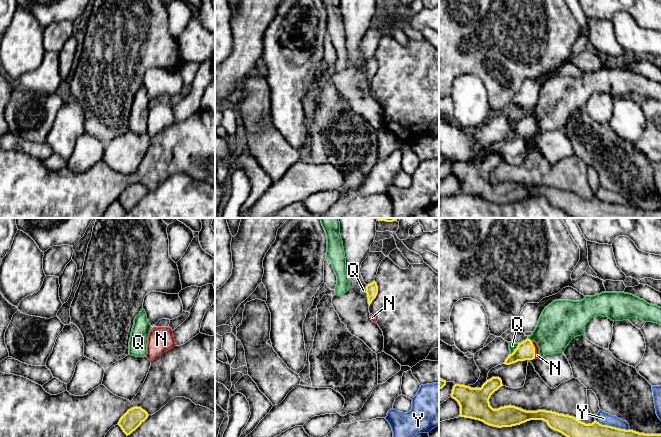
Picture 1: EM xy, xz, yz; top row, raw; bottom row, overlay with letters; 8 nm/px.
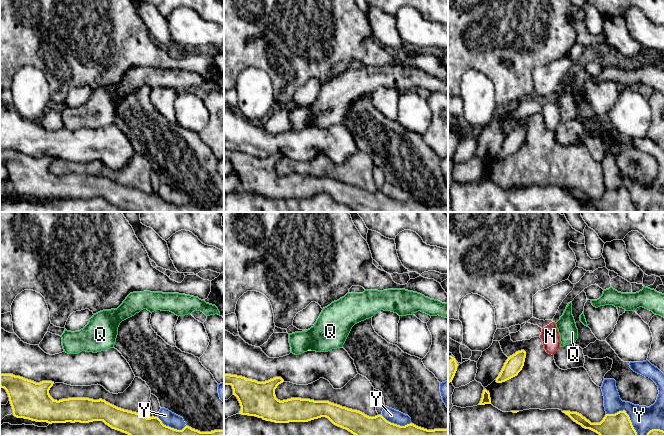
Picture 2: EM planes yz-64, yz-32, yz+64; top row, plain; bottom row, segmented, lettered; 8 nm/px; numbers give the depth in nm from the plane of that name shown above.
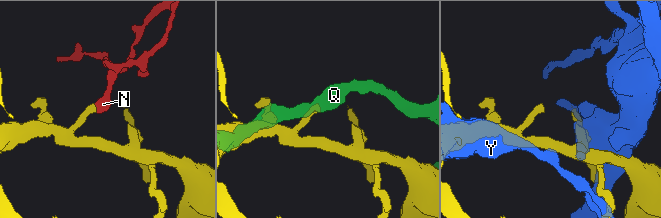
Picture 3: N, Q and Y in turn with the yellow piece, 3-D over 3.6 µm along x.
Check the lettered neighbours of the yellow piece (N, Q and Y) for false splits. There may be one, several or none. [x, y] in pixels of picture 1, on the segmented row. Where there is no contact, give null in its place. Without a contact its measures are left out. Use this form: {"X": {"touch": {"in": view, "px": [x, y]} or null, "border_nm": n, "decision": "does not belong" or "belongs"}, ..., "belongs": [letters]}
{"N": {"touch": {"in": "yz", "px": [534, 350]}, "border_nm": 150, "decision": "belongs"}, "Q": {"touch": {"in": "yz", "px": [515, 349]}, "border_nm": 110, "decision": "does not belong"}, "Y": {"touch": {"in": "yz", "px": [611, 426]}, "border_nm": 300, "decision": "does not belong"}, "belongs": ["N"]}

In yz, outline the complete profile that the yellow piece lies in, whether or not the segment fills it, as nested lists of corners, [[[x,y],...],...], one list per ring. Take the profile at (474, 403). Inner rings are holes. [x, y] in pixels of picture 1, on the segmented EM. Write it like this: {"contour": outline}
{"contour": [[[499,377],[487,380],[481,388],[455,384],[451,397],[460,406],[460,417],[479,420],[498,428],[512,427],[530,420],[543,420],[551,429],[566,437],[661,437],[661,434],[644,434],[602,425],[596,420],[592,424],[585,424],[573,416],[552,411],[526,411],[511,405],[493,409],[489,399],[502,386]]]}

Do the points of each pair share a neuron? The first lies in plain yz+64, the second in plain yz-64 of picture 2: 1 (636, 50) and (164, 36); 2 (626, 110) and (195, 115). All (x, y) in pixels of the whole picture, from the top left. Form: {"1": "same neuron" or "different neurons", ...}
{"1": "same neuron", "2": "same neuron"}

